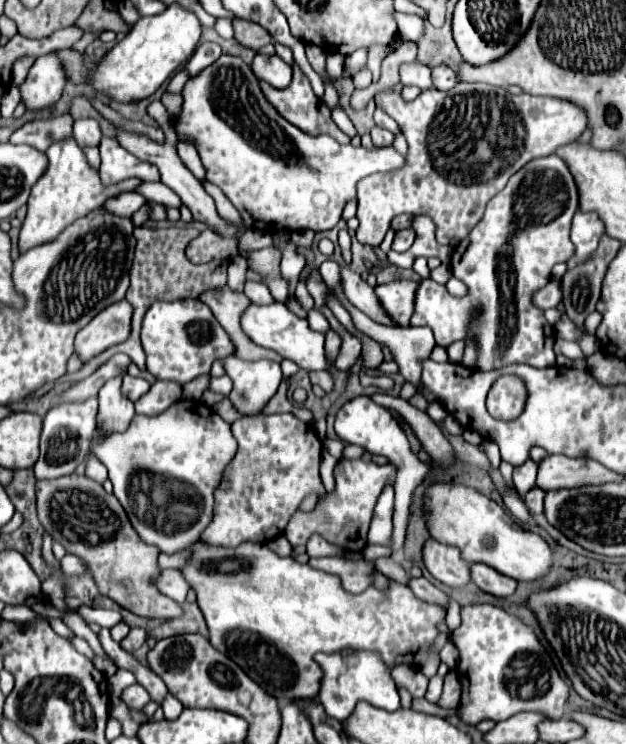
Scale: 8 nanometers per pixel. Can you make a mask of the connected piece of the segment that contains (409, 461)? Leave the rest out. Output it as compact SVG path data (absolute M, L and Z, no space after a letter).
M362 395L356 397L352 401L348 401L336 415L336 433L342 435L342 441L346 443L356 443L360 447L364 447L368 453L374 455L384 455L386 459L390 459L390 463L398 469L396 473L396 481L394 481L394 535L392 535L392 551L402 549L404 547L404 535L406 535L406 523L408 523L408 507L410 507L410 495L416 489L416 485L420 485L428 473L430 467L426 463L422 463L408 447L408 439L406 433L402 431L400 423L392 417L392 413L386 407L376 405L370 397Z

